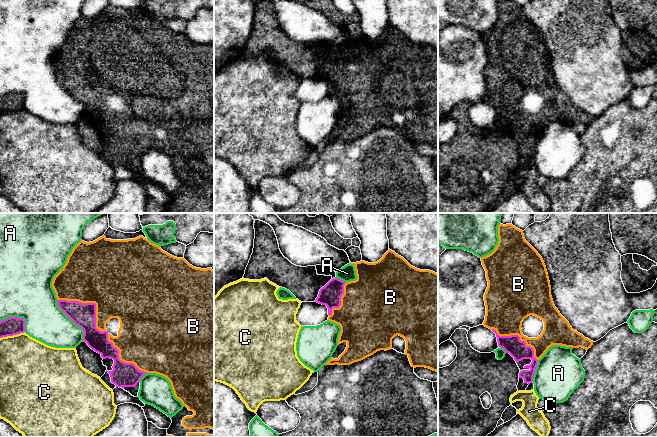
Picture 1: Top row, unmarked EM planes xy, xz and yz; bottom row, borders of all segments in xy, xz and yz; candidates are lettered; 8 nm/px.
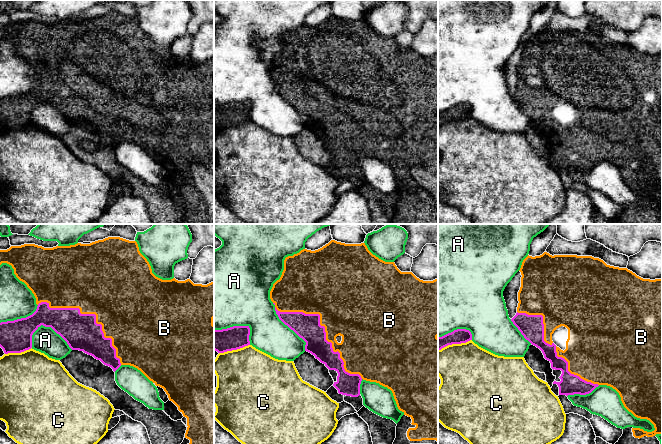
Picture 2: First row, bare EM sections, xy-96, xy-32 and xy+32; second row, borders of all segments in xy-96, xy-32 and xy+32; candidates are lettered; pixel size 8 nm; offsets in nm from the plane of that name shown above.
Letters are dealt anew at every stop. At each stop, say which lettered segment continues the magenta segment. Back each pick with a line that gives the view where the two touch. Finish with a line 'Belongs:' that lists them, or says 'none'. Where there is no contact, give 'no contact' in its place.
B: meets magenta in xy
Belongs: B

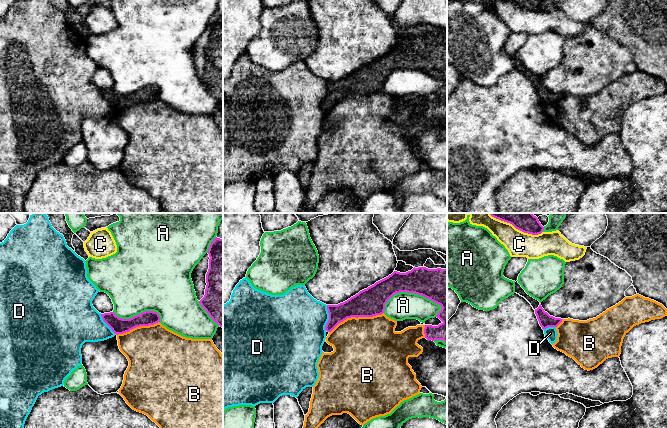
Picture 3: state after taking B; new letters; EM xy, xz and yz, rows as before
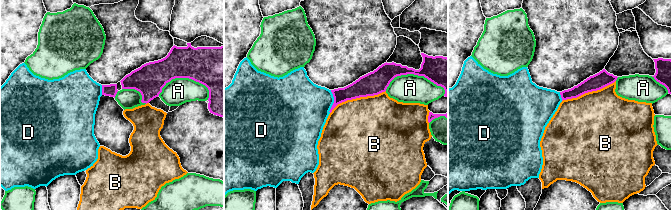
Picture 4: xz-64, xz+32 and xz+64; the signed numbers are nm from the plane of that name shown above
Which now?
Belongs: none

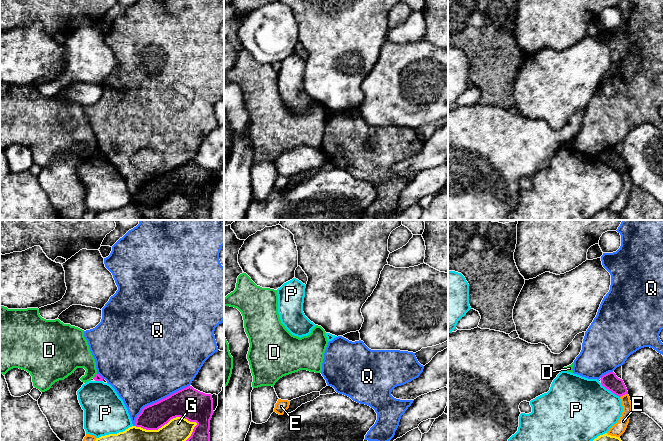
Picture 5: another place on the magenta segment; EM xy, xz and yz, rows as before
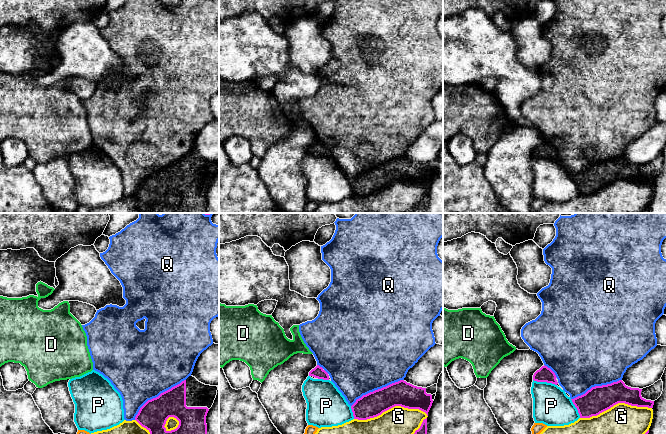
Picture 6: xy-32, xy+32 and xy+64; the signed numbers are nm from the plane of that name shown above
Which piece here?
Belongs: none

